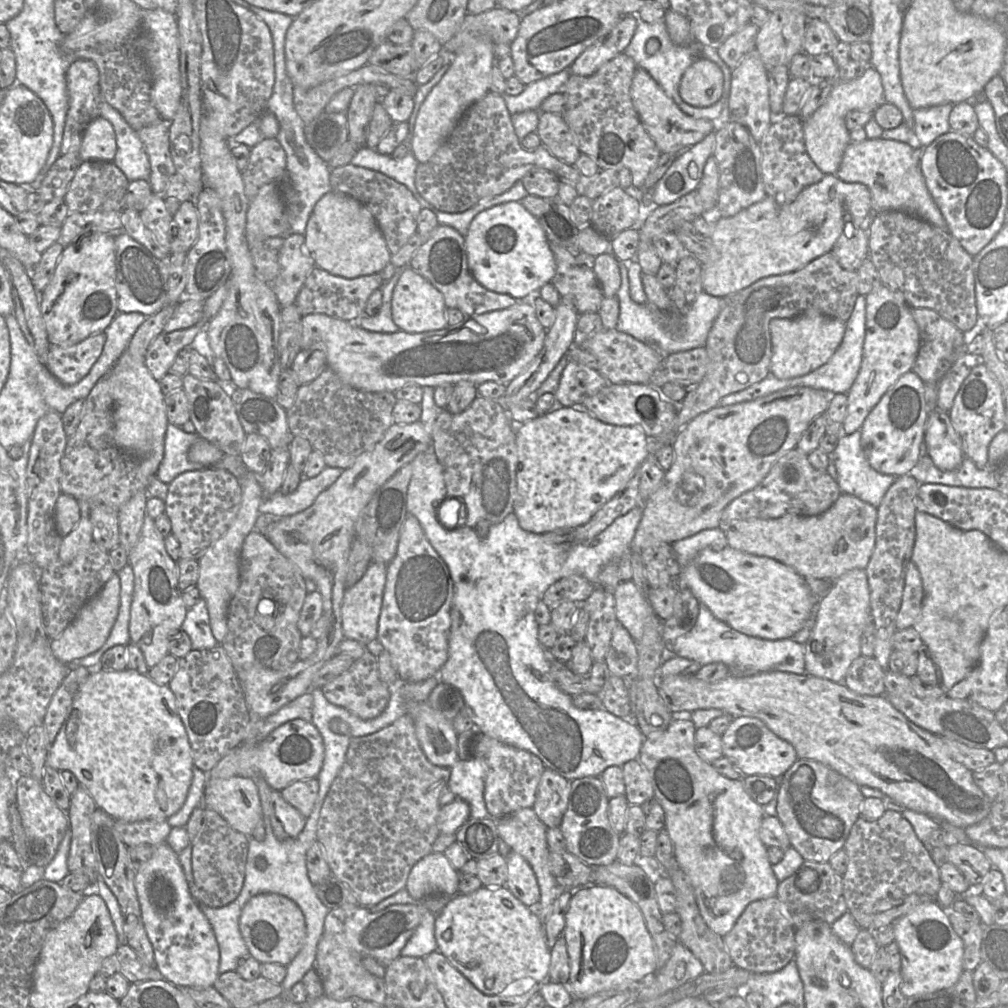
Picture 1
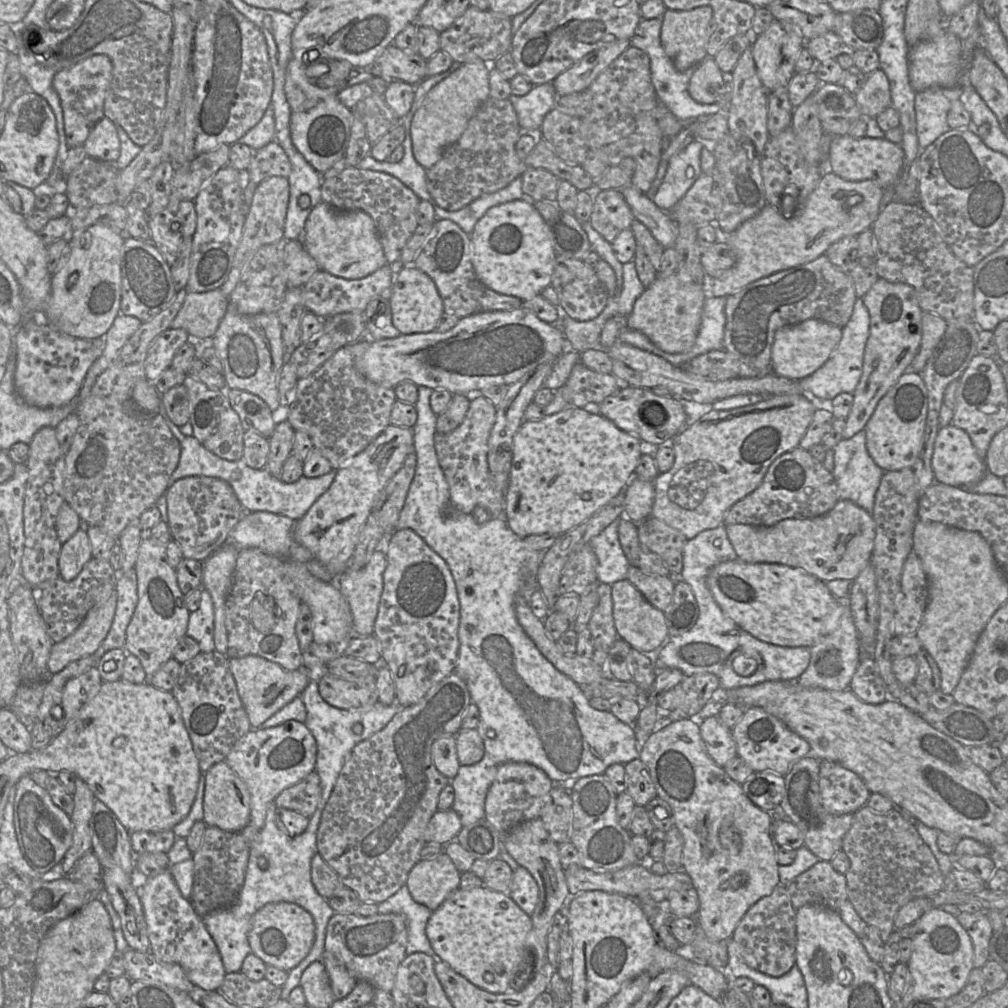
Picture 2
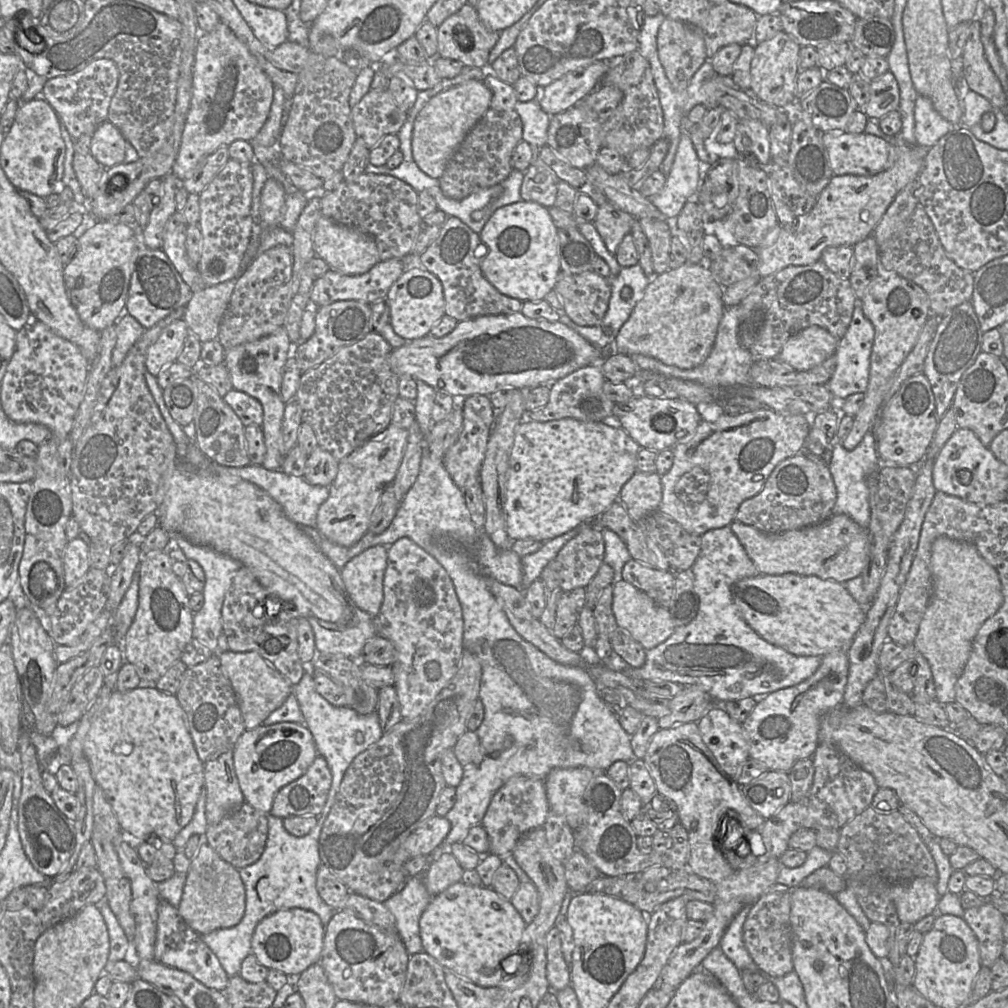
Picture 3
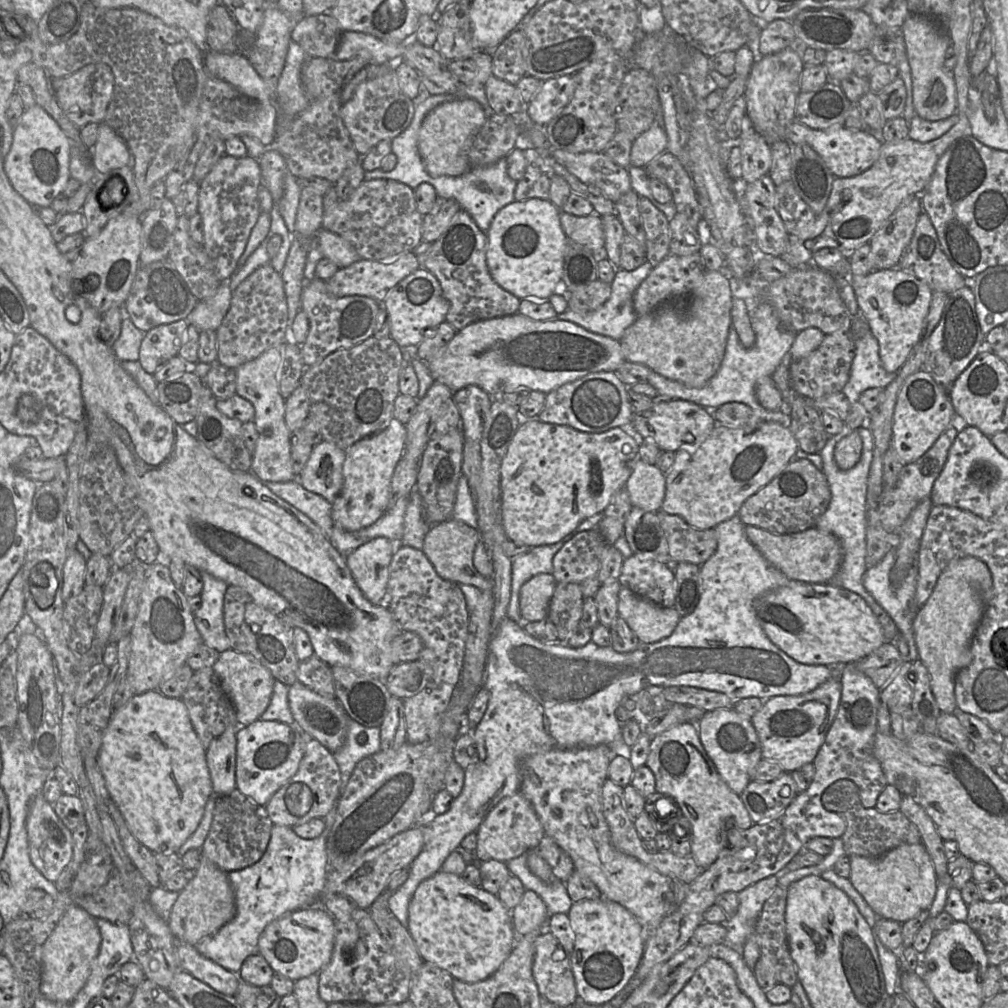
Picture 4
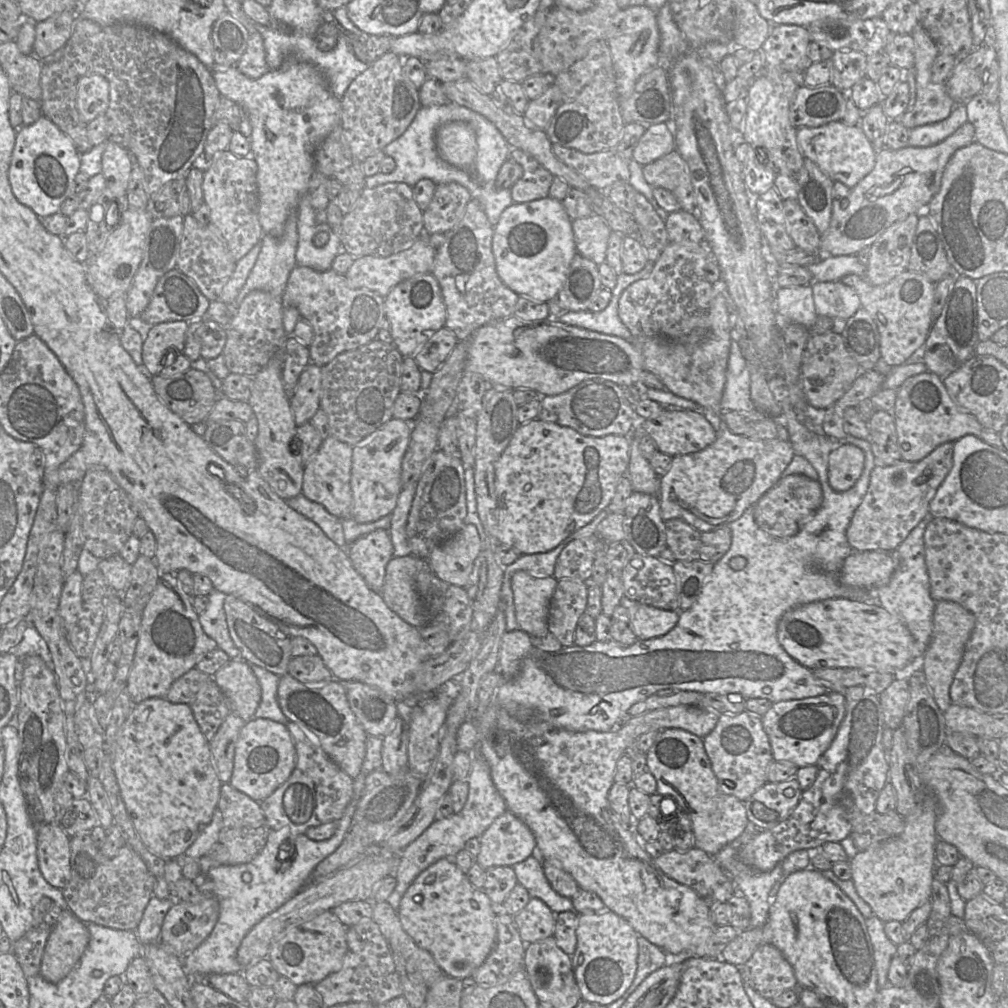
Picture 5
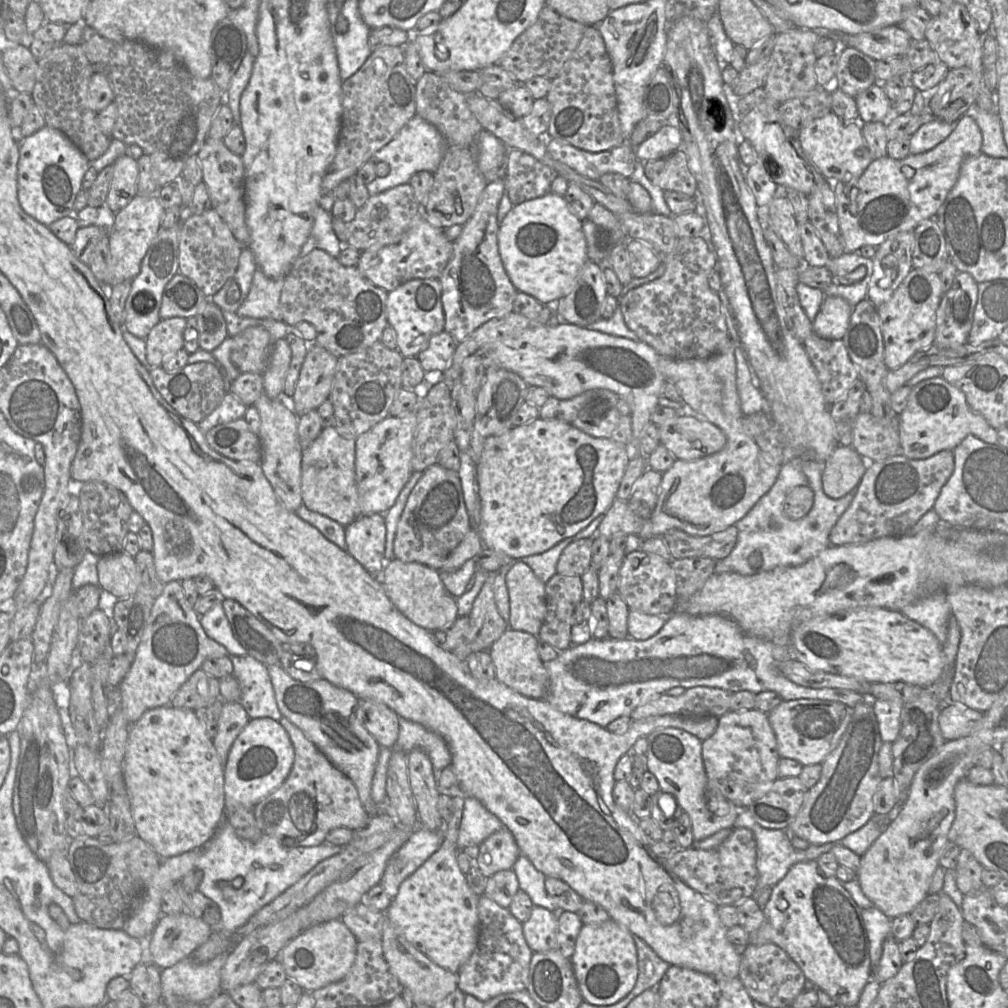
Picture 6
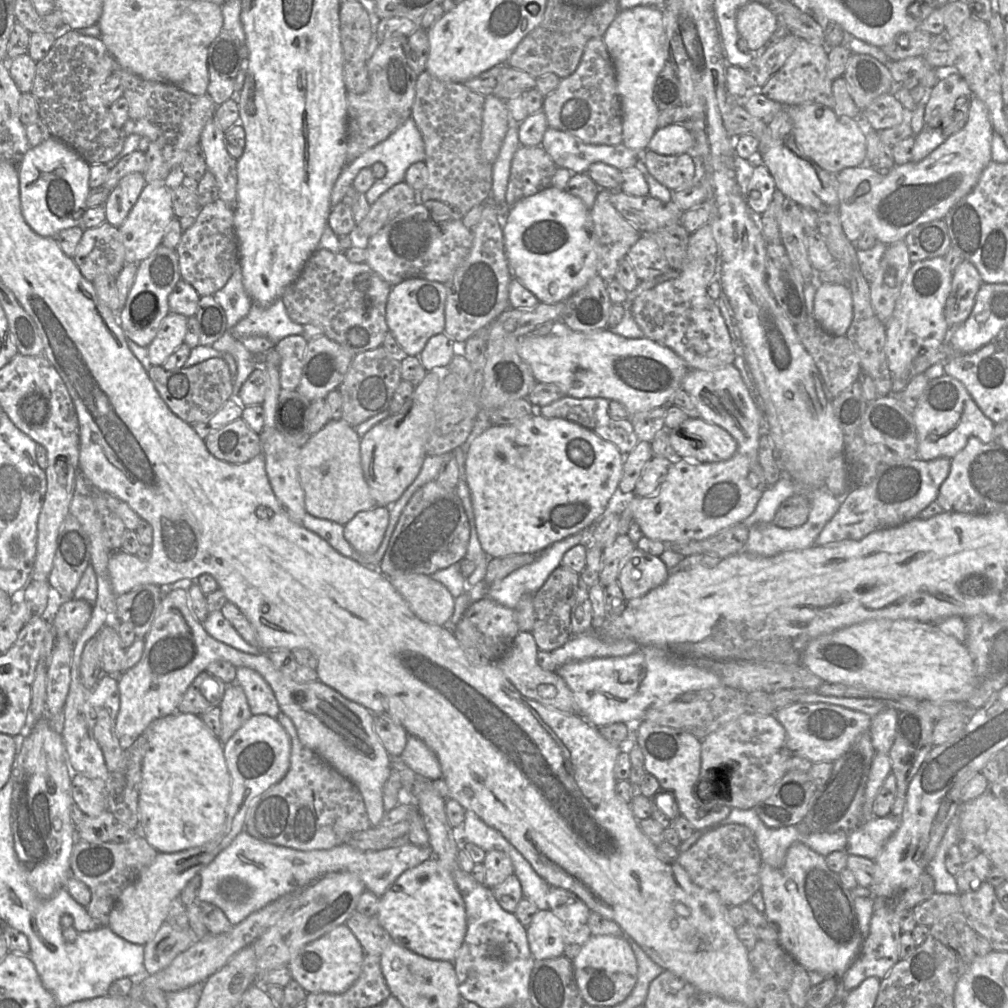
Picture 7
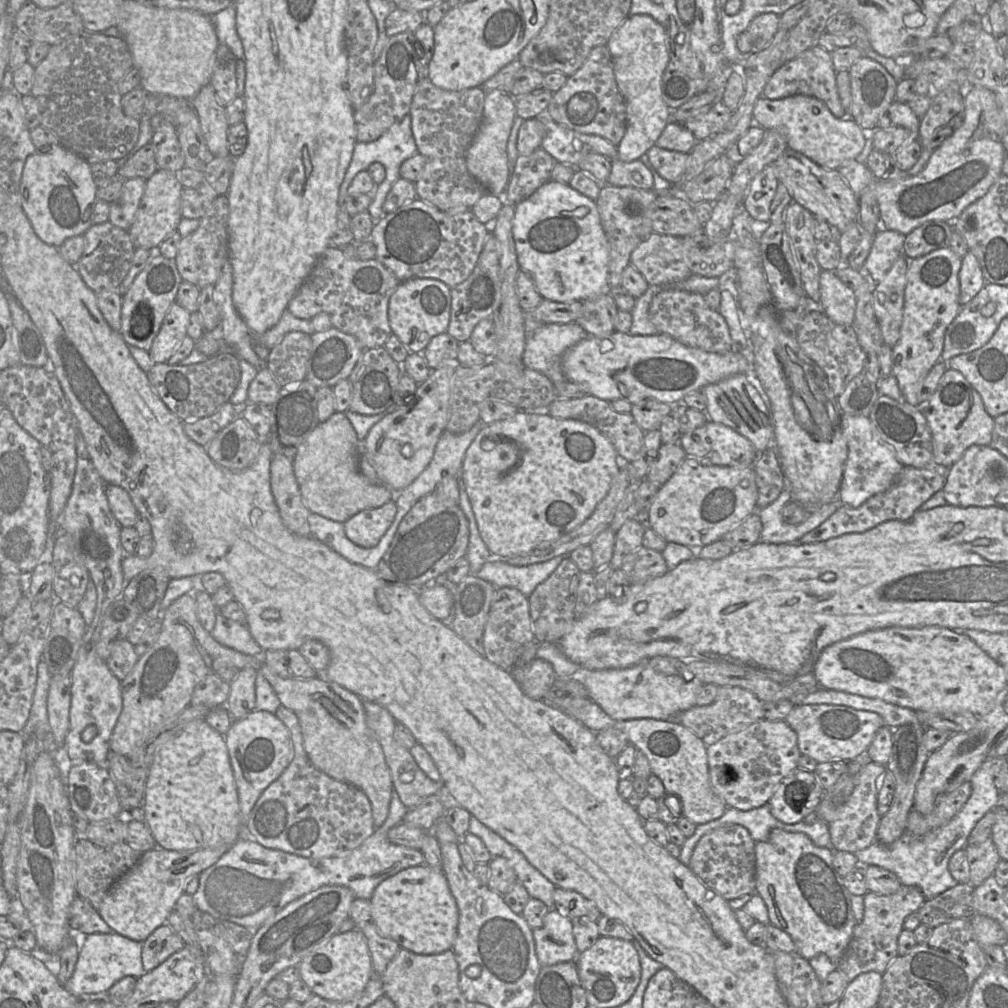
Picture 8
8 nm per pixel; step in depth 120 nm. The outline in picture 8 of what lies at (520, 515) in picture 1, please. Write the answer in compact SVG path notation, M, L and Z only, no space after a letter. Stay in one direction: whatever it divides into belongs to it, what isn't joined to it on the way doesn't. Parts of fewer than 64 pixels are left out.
M518 411L511 418L483 425L466 450L461 466L460 478L465 486L481 539L495 558L510 559L515 556L527 554L542 543L551 543L582 525L592 514L597 504L607 494L613 479L621 468L621 463L622 461L619 459L610 441L590 424L574 419L553 418L545 411Z

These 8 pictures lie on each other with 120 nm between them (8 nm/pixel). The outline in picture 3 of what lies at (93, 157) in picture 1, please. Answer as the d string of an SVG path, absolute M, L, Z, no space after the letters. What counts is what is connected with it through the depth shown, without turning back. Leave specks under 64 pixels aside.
M109 121L101 123L91 136L90 153L105 168L121 164L127 140Z

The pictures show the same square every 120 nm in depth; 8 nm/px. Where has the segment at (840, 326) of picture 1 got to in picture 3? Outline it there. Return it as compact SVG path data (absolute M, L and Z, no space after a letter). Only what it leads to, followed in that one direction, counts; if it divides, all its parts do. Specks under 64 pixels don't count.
M813 325L792 335L777 358L797 371L807 371L835 354L838 343L827 330Z

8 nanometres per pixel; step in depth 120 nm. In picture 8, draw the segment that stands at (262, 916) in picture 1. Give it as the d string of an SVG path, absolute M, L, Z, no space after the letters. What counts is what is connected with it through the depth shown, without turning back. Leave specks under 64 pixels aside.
M357 928L334 934L326 943L305 956L297 967L301 979L314 995L335 1002L350 1001L359 996L373 976L367 939Z

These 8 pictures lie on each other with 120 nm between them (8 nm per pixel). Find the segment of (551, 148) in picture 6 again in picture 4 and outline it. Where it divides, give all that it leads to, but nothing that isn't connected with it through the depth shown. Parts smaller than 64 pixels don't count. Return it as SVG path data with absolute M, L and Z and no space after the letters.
M552 149L551 156L583 183L599 188L614 203L631 190L628 168L618 165L603 152L571 153Z

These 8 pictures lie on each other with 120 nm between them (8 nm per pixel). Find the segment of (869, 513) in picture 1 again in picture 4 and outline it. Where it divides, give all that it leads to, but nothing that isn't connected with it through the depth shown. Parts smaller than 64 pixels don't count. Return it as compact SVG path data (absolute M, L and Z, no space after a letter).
M745 525L745 533L765 560L790 580L805 583L830 583L840 569L843 549L839 539L815 526L798 533L776 534Z

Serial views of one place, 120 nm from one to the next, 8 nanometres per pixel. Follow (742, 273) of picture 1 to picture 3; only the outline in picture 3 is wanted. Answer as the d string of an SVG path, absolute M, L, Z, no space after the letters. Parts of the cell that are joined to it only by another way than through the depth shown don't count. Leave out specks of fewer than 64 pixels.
M901 139L894 140L896 159L887 170L871 176L833 175L828 185L818 195L813 208L799 216L795 225L777 224L754 248L760 263L758 269L748 278L723 287L722 300L725 307L737 306L763 278L791 265L809 265L820 260L823 250L830 246L854 246L869 235L897 196L909 183L918 181L924 159L929 148L908 145Z

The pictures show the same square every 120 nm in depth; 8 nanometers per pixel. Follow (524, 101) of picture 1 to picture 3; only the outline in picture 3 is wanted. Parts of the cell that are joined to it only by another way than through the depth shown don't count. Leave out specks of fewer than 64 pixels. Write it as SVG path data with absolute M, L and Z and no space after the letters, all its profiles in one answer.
M537 99L527 102L517 101L514 108L522 121L522 140L534 149L547 145L550 115L540 106Z

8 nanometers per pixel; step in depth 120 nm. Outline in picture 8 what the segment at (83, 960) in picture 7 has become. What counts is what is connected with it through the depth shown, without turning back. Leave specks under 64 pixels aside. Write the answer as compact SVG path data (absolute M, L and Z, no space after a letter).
M116 932L86 935L78 952L73 974L63 984L64 988L75 996L81 996L107 992L118 980L126 976L138 979L146 973L142 964L142 946L142 942L132 940Z

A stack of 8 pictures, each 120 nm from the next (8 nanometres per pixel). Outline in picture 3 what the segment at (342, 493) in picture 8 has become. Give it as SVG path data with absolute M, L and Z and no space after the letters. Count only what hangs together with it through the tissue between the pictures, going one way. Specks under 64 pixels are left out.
M317 446L306 461L303 477L311 485L330 486L338 472L339 461L328 451Z

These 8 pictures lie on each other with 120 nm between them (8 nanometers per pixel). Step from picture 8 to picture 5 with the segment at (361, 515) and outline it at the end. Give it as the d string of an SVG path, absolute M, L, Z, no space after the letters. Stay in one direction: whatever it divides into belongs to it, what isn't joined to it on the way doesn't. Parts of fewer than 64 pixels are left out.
M376 529L346 547L355 570L375 592L381 591L386 566L393 557L393 545L388 530Z

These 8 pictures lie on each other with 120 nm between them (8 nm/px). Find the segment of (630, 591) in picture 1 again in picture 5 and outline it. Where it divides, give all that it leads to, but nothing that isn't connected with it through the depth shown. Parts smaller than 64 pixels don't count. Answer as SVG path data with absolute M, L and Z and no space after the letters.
M624 595L620 605L629 613L631 629L639 640L656 638L668 633L678 622L679 612L663 610L630 600Z

